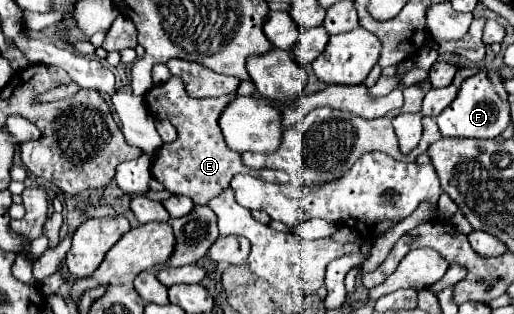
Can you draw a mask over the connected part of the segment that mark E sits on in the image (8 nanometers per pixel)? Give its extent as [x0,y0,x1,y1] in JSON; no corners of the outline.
[147,76,289,204]

